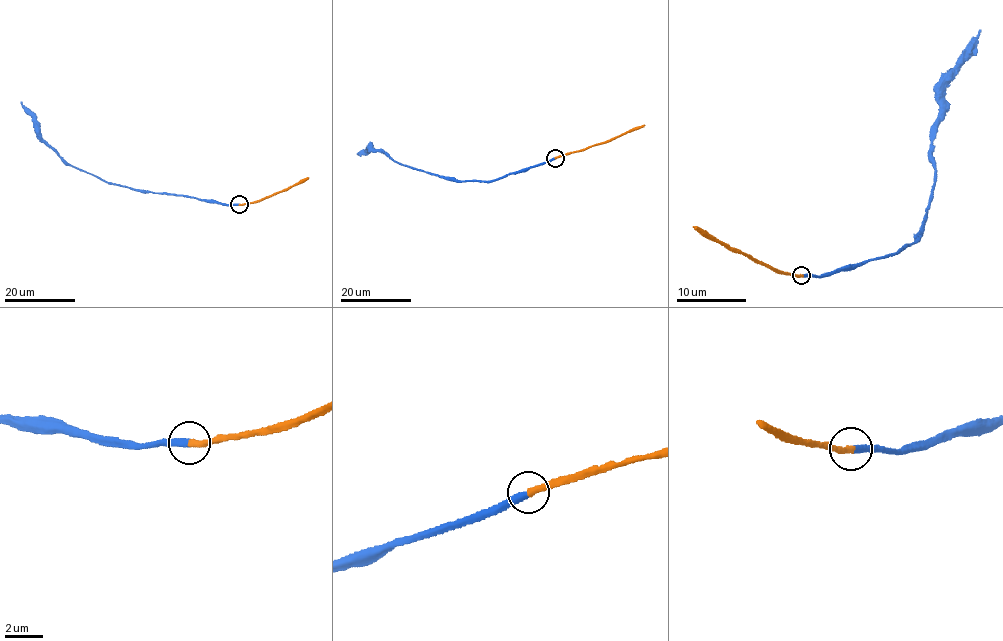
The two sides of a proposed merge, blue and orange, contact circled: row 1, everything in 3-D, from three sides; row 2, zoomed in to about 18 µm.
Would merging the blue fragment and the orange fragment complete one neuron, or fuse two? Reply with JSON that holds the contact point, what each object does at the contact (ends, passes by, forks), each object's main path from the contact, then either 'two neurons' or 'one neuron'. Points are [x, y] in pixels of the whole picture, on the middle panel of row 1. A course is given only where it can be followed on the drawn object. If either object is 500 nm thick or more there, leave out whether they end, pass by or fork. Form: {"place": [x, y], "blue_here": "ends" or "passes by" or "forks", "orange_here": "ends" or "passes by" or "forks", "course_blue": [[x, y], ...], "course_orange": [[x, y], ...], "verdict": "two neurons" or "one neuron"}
{"place": [555, 158], "blue_here": "ends", "orange_here": "ends", "course_blue": [[555, 158], [487, 181], [451, 180], [394, 161], [385, 153], [369, 146], [357, 154]], "course_orange": [[555, 158], [645, 125]], "verdict": "one neuron"}

